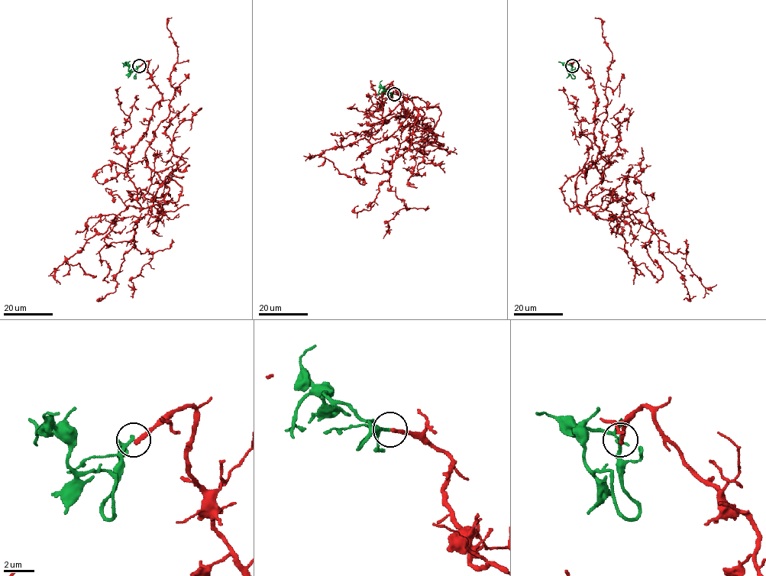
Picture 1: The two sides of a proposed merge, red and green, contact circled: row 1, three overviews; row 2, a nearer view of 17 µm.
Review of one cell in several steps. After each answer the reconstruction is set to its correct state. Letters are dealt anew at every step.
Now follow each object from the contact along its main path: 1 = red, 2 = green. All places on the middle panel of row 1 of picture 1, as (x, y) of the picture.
1: (394, 94), (417, 119), (382, 118), (392, 83), (424, 114), (402, 131), (432, 134), (426, 117)
2: (394, 94), (383, 88), (379, 82), (382, 80)

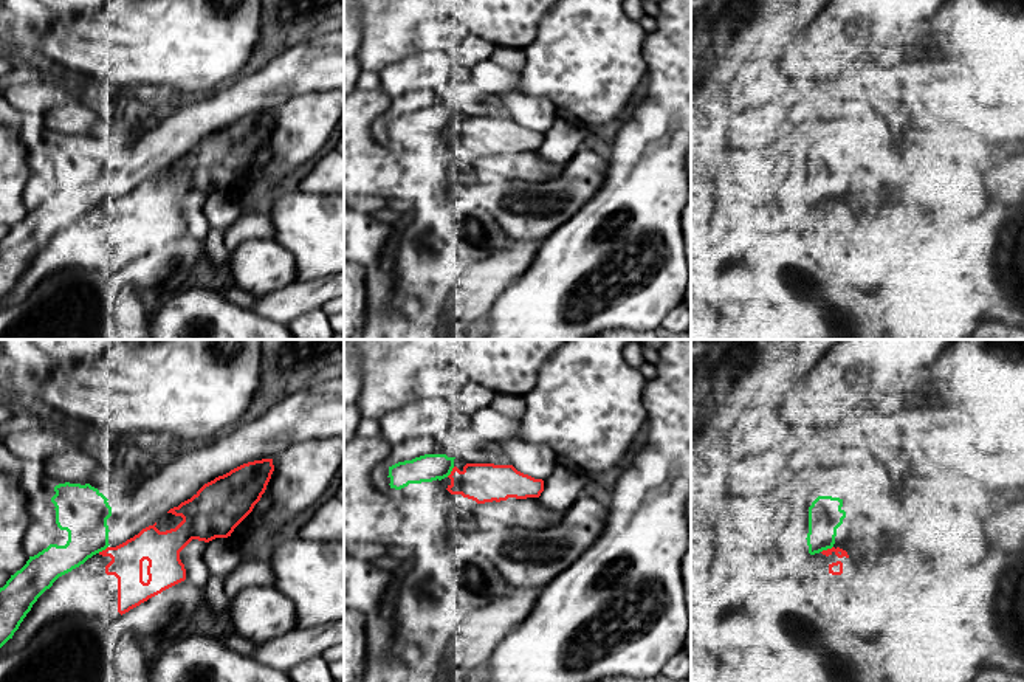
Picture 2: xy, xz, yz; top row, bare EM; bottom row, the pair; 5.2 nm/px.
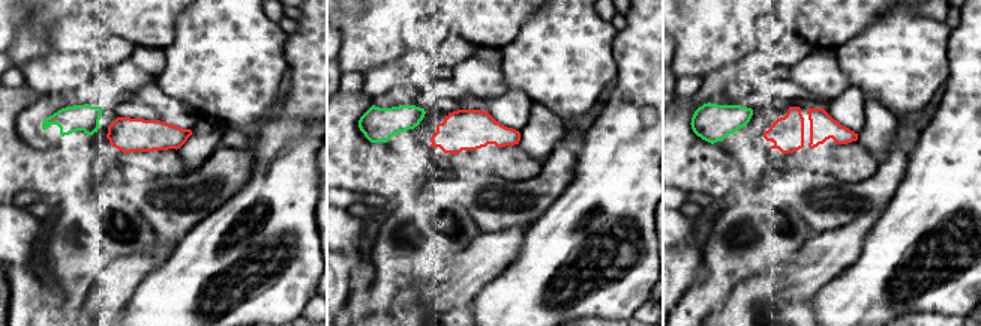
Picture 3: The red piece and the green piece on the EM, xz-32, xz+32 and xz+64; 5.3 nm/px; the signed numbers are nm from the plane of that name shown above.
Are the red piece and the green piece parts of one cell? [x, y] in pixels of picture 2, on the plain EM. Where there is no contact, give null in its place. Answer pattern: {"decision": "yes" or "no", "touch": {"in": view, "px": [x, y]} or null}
{"decision": "no", "touch": {"in": "yz", "px": [828, 202]}}

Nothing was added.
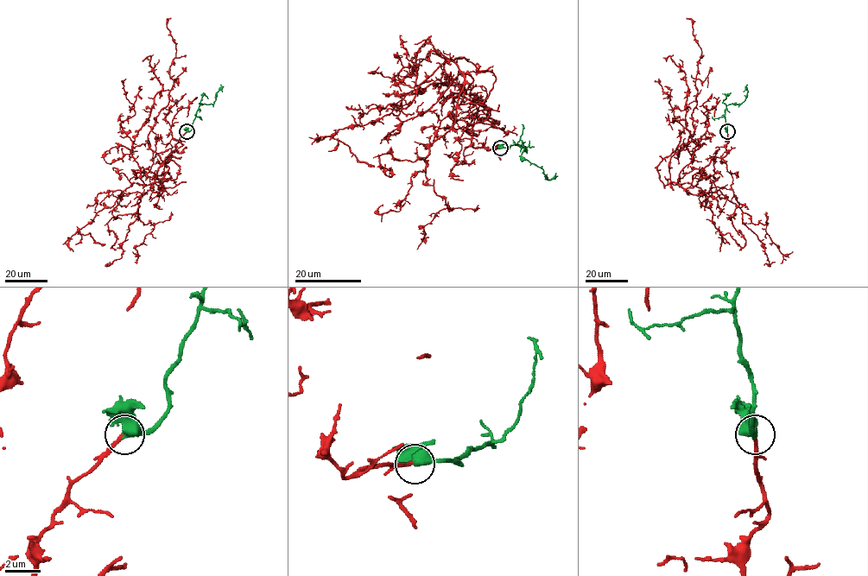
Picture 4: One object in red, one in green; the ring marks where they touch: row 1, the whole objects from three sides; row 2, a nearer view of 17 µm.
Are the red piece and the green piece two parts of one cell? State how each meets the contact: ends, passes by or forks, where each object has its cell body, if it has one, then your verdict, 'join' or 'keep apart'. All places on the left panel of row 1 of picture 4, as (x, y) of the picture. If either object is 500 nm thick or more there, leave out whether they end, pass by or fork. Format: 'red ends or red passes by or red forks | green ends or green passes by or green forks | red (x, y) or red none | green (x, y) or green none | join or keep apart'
red ends | green passes by | red none | green none | join

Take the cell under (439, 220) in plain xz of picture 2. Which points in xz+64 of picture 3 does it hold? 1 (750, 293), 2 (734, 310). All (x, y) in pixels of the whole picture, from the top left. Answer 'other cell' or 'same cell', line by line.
1: other cell
2: other cell

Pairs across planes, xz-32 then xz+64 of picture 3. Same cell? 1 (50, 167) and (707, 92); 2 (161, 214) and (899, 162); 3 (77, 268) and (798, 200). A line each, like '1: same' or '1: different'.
1: different
2: same
3: different

